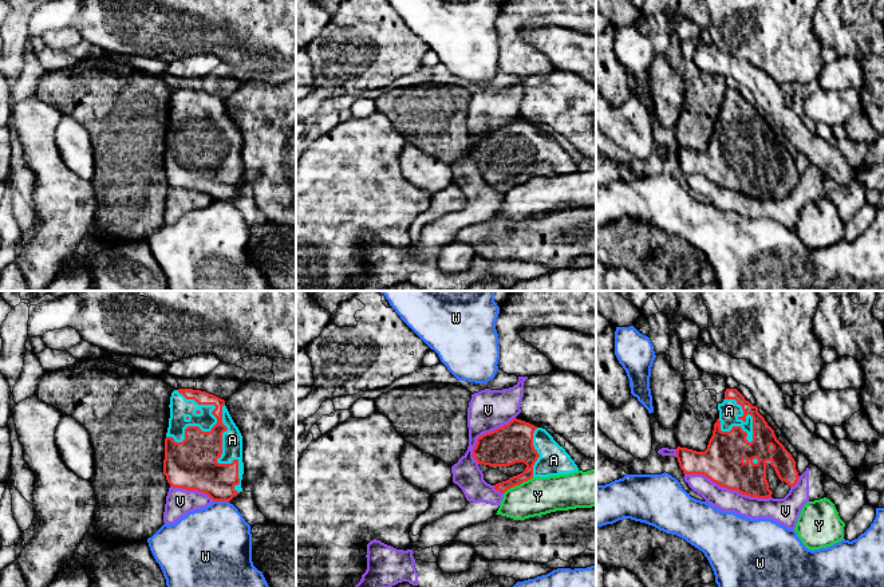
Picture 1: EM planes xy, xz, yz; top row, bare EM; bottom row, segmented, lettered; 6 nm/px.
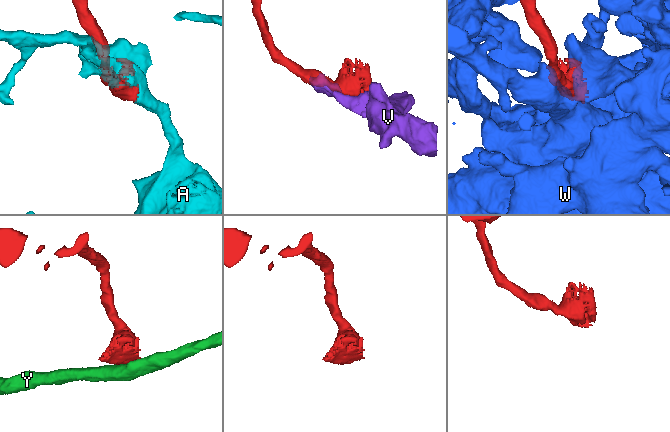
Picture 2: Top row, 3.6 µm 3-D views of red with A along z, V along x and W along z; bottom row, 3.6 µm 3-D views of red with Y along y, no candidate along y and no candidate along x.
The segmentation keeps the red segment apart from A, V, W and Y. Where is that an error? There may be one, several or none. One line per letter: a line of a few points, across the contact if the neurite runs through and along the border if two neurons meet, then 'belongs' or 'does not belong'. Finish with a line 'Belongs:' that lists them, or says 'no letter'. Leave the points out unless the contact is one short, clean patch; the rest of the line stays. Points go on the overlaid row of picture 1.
A: belongs
V: does not belong
W: does not belong
Y: xz (532, 476), (510, 487), (504, 493) | does not belong
Belongs: A

